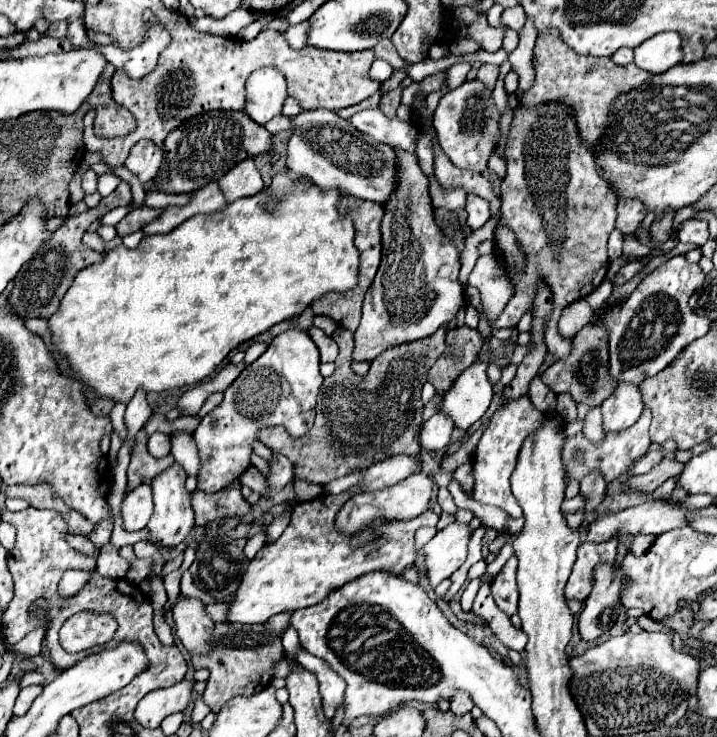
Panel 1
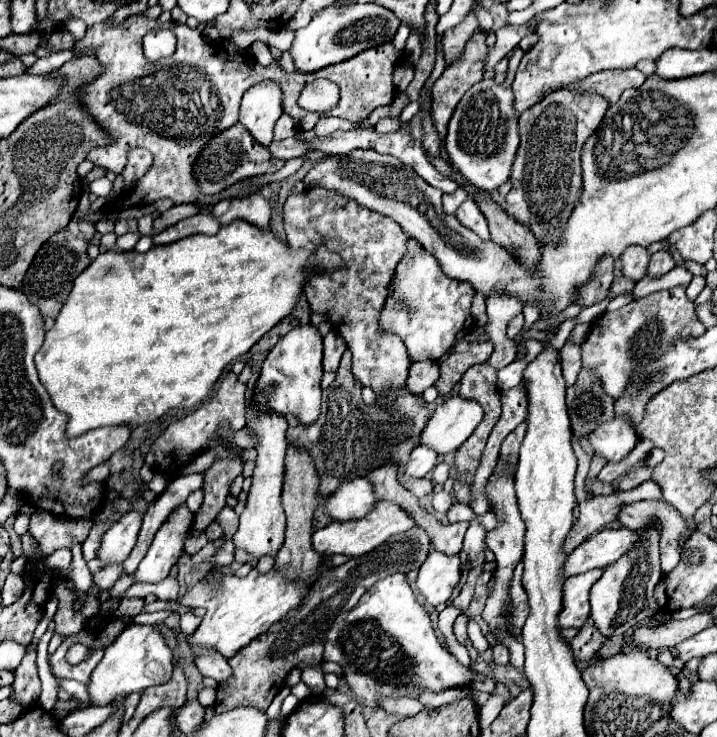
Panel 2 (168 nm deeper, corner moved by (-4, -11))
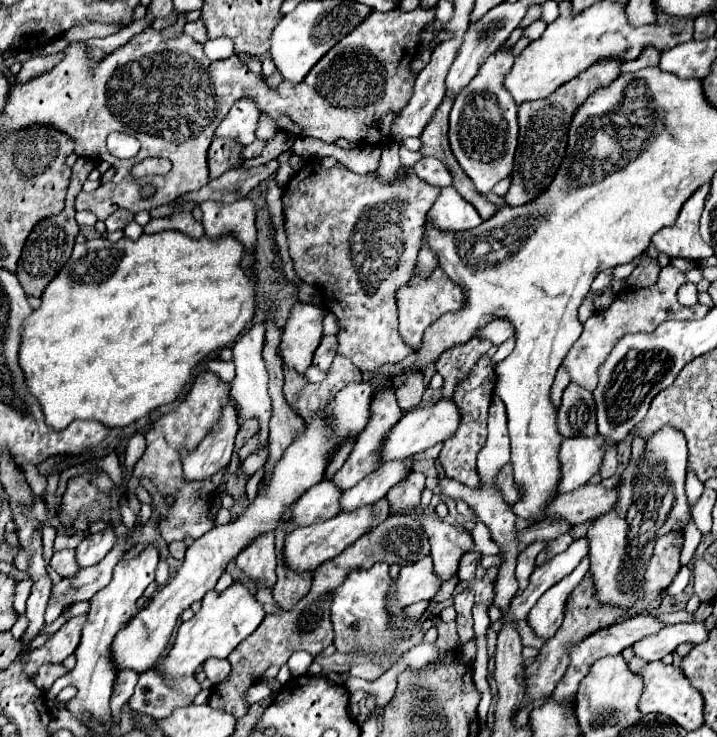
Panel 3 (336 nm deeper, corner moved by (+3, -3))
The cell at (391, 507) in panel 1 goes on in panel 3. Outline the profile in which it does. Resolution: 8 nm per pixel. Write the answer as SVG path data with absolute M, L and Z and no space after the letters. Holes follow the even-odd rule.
M369 504L369 506L361 506L357 510L351 510L351 512L341 512L339 516L335 516L333 520L327 520L327 522L317 522L311 526L297 526L285 538L285 548L283 548L285 564L289 564L289 568L295 572L305 572L305 570L313 572L317 566L339 556L347 546L351 546L355 540L359 540L371 528L375 518L377 516L373 510L373 504Z

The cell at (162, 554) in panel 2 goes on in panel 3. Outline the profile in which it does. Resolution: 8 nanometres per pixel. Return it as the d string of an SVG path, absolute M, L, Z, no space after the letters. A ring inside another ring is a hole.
M151 542L141 550L139 556L119 562L113 570L111 584L105 586L103 590L99 590L91 598L91 610L87 614L89 618L87 618L87 624L83 628L81 642L75 650L77 664L69 674L57 678L55 684L51 686L51 690L47 692L47 696L53 698L65 686L75 686L77 696L67 702L67 710L77 720L81 720L81 712L89 712L91 716L101 716L101 720L105 720L105 716L109 716L109 696L113 690L113 680L117 676L115 666L111 662L111 642L113 642L113 636L119 632L119 628L123 628L137 614L135 602L143 594L143 590L155 580L157 564L159 564L159 550L157 550L155 542Z

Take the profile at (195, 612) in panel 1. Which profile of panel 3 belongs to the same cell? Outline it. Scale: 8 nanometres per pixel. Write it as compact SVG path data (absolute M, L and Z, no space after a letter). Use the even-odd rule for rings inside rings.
M209 658L205 660L203 664L203 670L207 674L207 678L213 682L213 684L219 684L221 680L225 680L229 676L229 660L221 660L221 658Z

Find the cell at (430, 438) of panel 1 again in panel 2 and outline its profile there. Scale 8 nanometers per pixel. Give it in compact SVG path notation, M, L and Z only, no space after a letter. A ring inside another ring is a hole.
M416 446L410 454L410 460L406 464L406 472L408 476L414 478L424 478L438 462L438 454L426 446Z

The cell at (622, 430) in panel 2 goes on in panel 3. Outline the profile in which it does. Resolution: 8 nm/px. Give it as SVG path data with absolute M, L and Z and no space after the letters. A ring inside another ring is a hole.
M601 434L565 438L561 444L563 476L559 492L569 492L571 488L579 488L581 484L589 482L589 478L599 472L605 452L613 446L615 440Z

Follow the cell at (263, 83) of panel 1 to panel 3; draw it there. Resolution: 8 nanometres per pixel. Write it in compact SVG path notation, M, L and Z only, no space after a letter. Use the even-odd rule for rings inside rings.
M241 98L233 104L229 114L223 118L215 136L235 138L243 146L249 146L255 140L259 116L261 116L261 110L259 110L257 102L251 98Z

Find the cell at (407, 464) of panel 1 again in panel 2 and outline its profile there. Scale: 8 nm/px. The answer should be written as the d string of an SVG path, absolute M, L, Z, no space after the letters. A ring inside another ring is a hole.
M354 478L338 486L334 494L326 498L324 514L334 522L356 520L368 514L376 504L372 484L366 478Z

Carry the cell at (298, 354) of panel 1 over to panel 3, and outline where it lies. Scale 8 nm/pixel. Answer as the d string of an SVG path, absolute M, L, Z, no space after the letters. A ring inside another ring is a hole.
M297 302L283 328L279 354L283 358L283 364L293 368L301 376L311 366L313 354L323 336L321 320L325 314L327 310L321 306Z

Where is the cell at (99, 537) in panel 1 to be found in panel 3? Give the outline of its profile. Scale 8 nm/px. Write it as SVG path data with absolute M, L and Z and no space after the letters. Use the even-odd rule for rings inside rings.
M45 664L45 666L41 666L41 668L35 672L33 682L35 682L35 686L37 686L39 690L47 691L59 676L63 676L63 674L67 674L67 672L69 672L69 670L67 670L63 664Z

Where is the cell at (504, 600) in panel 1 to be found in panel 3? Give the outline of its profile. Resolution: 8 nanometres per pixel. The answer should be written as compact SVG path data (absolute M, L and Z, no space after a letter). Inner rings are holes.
M533 542L529 544L517 558L517 582L519 582L519 592L523 592L529 586L529 576L535 570L535 558L537 554L545 548L545 542Z

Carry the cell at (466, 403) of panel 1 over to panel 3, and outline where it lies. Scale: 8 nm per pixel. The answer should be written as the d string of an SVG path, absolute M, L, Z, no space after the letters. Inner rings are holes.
M437 400L431 406L419 406L415 410L409 410L403 414L401 422L397 422L389 436L385 438L385 446L383 446L383 460L395 460L395 458L407 458L413 454L419 454L435 444L445 442L447 438L451 438L457 432L457 426L461 424L461 412L457 408L457 404L453 400Z

